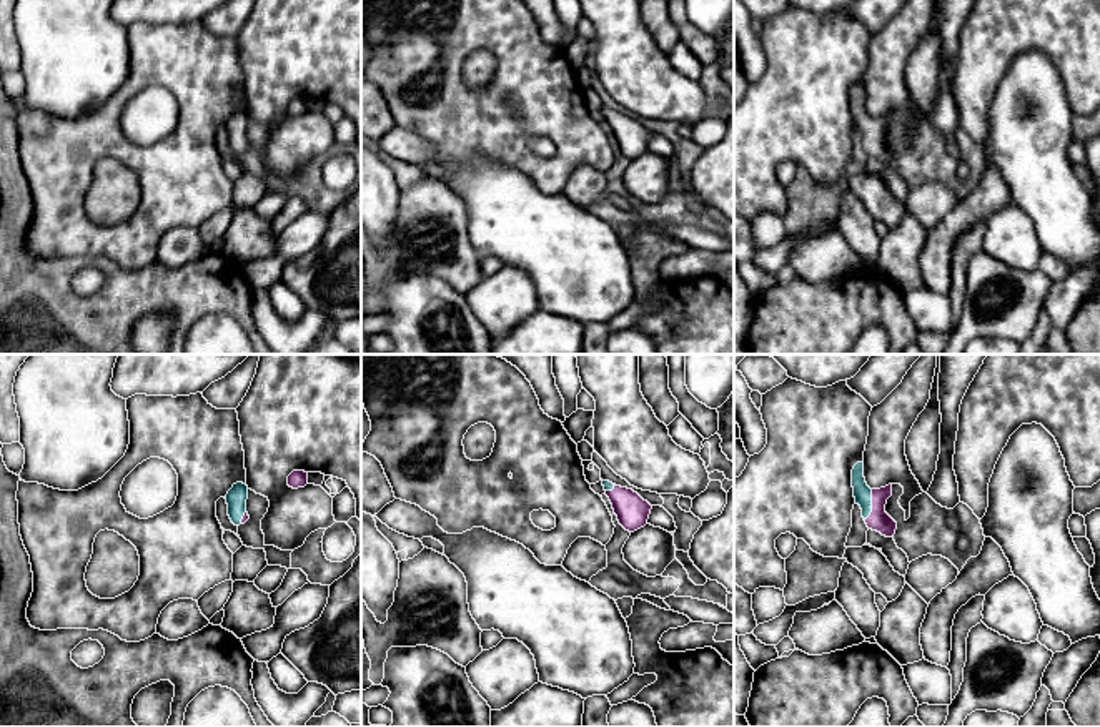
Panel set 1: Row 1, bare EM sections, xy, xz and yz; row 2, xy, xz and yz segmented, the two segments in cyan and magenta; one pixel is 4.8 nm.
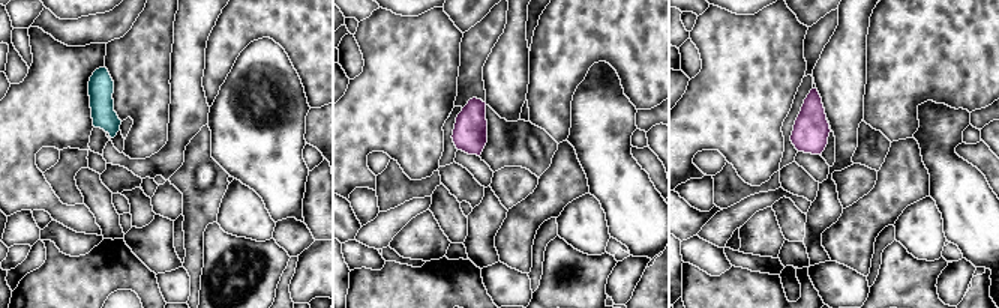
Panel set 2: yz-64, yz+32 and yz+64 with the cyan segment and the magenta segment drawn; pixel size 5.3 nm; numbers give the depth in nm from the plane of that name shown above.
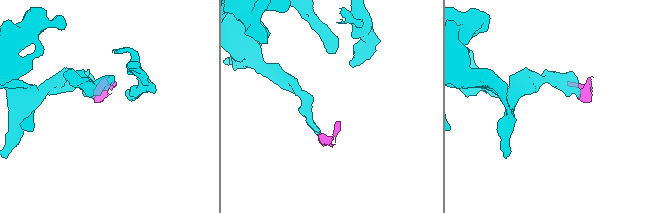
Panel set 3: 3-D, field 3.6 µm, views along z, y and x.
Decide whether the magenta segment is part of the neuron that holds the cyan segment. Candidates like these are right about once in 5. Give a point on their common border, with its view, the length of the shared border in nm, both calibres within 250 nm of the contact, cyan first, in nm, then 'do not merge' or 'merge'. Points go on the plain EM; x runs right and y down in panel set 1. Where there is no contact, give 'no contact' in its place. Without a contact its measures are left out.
yz (871, 132) | 160 nm | 90/100 nm | merge

